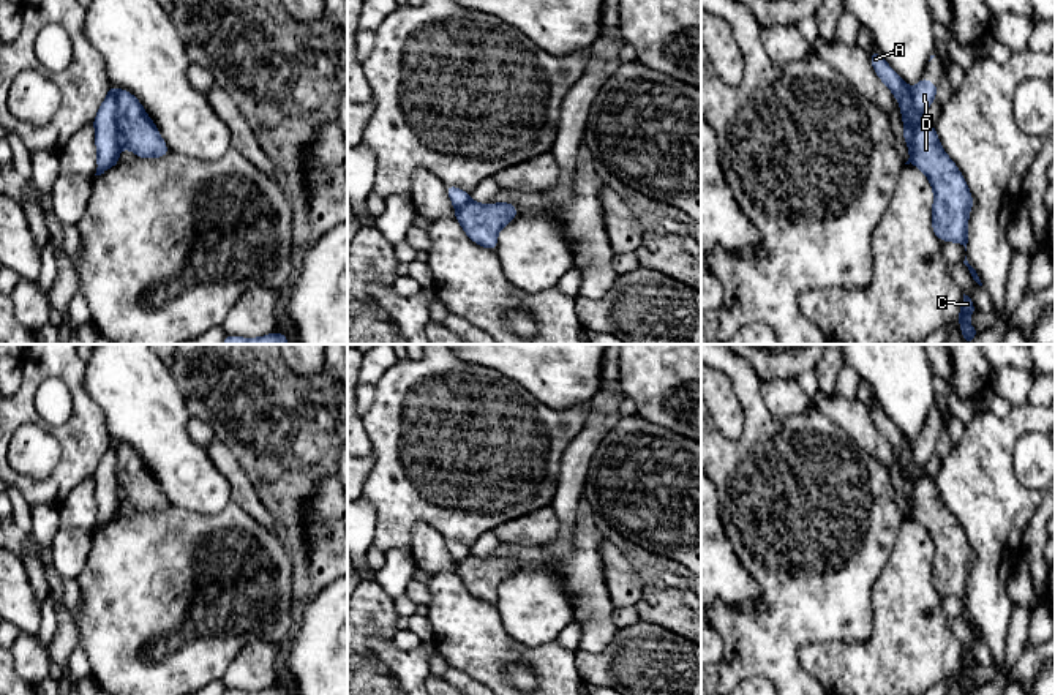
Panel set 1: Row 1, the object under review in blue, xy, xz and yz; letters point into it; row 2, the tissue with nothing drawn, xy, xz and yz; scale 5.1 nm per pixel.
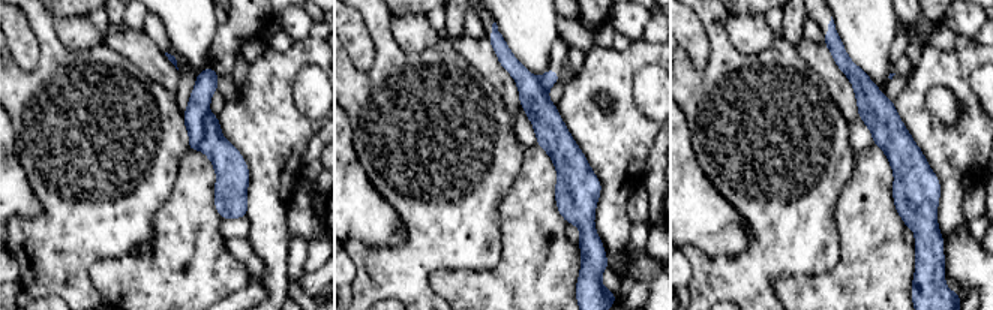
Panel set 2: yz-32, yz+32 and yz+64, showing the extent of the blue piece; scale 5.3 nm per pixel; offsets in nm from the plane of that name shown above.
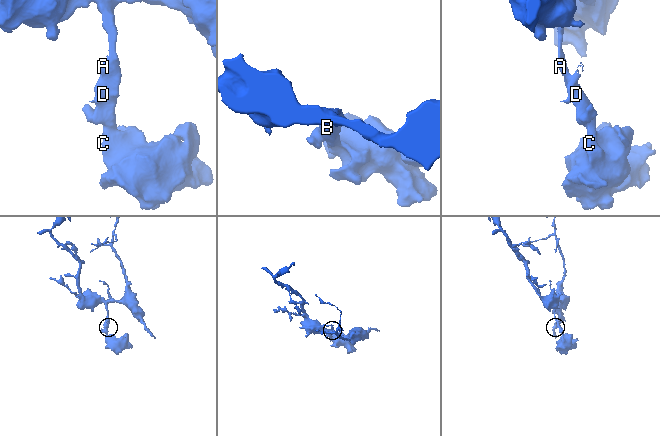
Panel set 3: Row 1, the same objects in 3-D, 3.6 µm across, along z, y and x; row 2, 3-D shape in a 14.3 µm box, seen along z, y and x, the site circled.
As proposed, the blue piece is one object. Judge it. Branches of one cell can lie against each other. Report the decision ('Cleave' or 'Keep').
Cleave

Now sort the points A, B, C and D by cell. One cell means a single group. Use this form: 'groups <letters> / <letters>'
groups A C D / B

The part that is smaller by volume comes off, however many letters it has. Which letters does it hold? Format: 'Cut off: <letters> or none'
Cut off: B

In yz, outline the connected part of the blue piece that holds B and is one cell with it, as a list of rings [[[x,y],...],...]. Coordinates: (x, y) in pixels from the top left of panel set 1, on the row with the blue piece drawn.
[[[925,76],[911,87],[911,109],[918,115],[925,115],[927,107],[935,101],[938,84],[932,84]]]

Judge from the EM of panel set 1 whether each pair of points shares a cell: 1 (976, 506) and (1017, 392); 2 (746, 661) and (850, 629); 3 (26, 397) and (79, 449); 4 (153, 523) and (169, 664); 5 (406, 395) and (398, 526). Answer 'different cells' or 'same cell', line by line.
1: different cells
2: same cell
3: same cell
4: same cell
5: same cell

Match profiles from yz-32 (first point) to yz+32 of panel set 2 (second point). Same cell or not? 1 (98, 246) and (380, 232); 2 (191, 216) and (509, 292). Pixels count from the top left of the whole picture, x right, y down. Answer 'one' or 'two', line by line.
1: two
2: one

